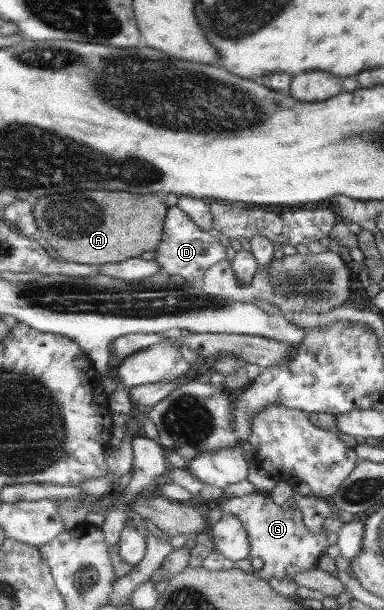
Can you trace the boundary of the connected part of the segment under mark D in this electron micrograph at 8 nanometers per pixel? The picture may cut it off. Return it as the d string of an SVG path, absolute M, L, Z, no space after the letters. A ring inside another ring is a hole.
M171 202L168 217L164 226L164 239L155 251L153 260L157 260L163 272L178 275L193 285L201 286L205 274L211 267L223 260L232 260L233 253L218 245L211 233L207 233L195 223L183 209Z

